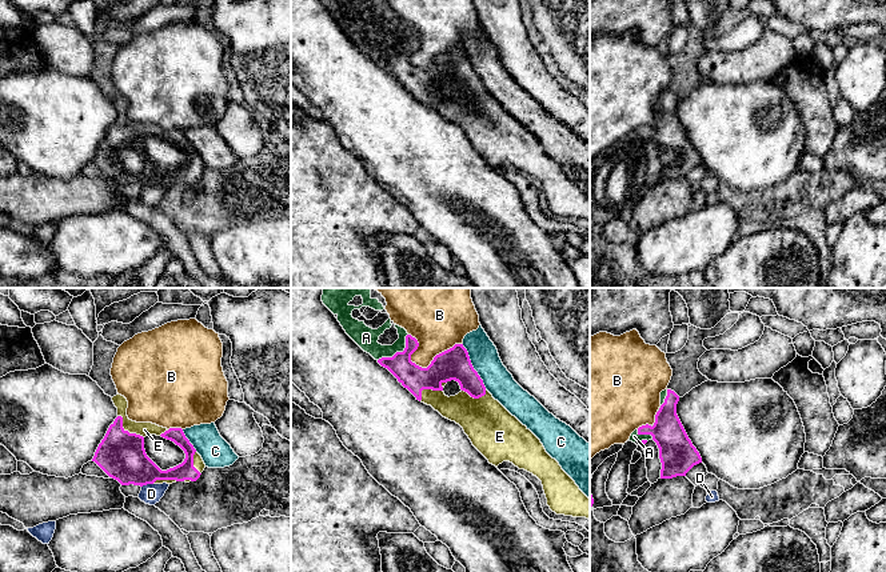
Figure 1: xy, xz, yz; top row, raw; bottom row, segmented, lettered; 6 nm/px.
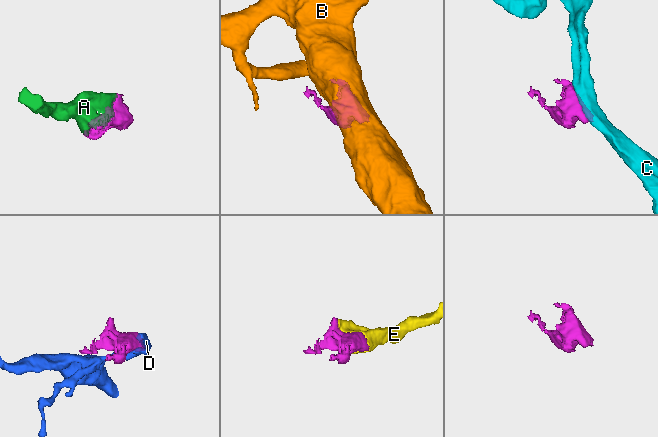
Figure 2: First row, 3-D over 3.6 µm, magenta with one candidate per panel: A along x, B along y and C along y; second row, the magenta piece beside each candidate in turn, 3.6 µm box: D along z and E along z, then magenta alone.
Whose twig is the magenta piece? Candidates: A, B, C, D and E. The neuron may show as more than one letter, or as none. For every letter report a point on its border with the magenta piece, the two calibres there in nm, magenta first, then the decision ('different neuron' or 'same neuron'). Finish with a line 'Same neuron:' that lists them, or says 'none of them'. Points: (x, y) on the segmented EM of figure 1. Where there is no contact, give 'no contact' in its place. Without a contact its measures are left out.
A: meets magenta in xz at (398, 352); 160 nm thick on the magenta side, 140 nm on the other; same neuron
B: meets magenta in xz at (435, 356); 190 nm thick on the magenta side, 400 nm on the other; different neuron
C: meets magenta in xz at (473, 367); 190 nm thick on the magenta side, 170 nm on the other; different neuron
D: meets magenta in xy at (147, 483); 280 nm thick on the magenta side, 130 nm on the other; different neuron
E: meets magenta in xy at (127, 431); 280 nm thick on the magenta side, 80 nm on the other; same neuron
Same neuron: A, E

